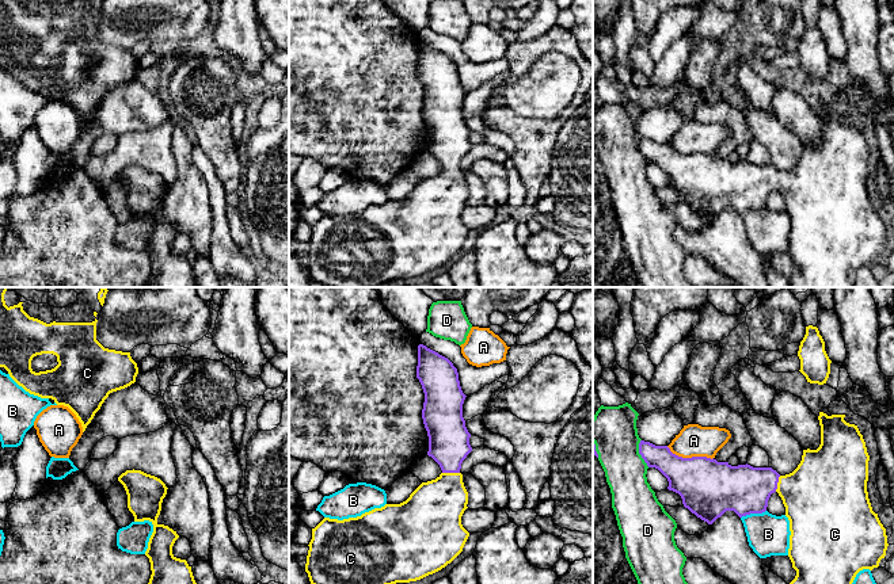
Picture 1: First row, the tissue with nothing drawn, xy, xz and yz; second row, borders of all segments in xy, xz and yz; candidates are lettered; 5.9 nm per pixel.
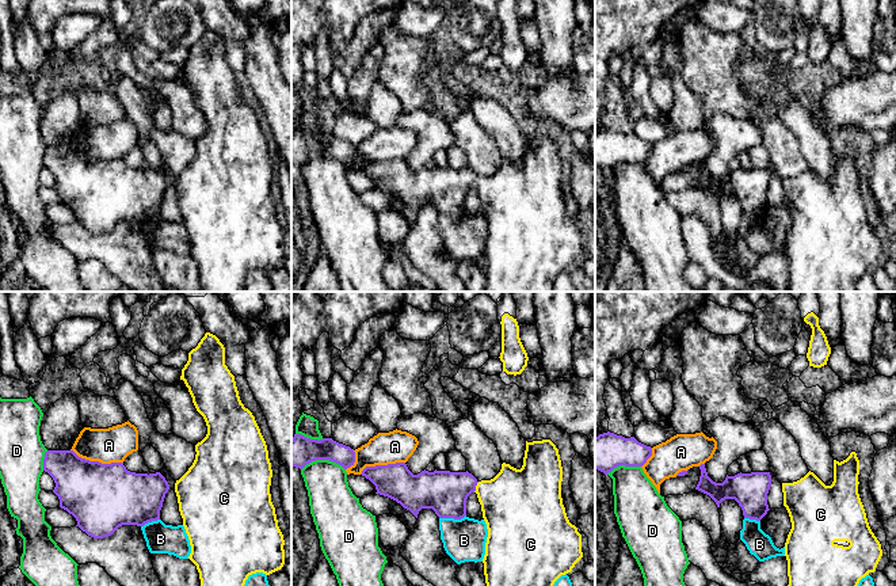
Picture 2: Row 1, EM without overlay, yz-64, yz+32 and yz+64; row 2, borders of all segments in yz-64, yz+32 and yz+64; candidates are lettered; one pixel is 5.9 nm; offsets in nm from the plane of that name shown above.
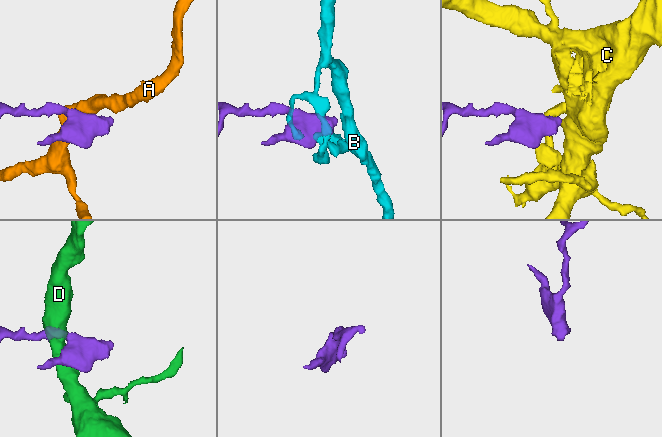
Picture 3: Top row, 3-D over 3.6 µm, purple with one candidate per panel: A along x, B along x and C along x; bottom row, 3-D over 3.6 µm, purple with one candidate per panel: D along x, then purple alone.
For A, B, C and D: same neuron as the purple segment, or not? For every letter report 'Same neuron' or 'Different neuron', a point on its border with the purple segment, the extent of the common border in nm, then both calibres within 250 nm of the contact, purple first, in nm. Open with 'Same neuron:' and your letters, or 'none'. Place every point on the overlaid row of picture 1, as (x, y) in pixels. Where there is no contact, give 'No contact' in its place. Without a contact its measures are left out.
Same neuron: C
A: Different neuron. Touches purple at yz (689, 458). Shared border 280 nm. Thickness 340 nm (purple) against 190 nm
B: Different neuron. Touches purple at yz (753, 512). Shared border 160 nm. Thickness 280 nm (purple) against 240 nm
C: Same neuron. Touches purple at xz (451, 472). Shared border 100 nm. Thickness 240 nm (purple) against 320 nm
D: Different neuron. Touches purple at yz (639, 453). Shared border 180 nm. Thickness 160 nm (purple) against 280 nm

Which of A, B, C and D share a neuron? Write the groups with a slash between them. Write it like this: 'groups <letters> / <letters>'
groups A / B / C / D

